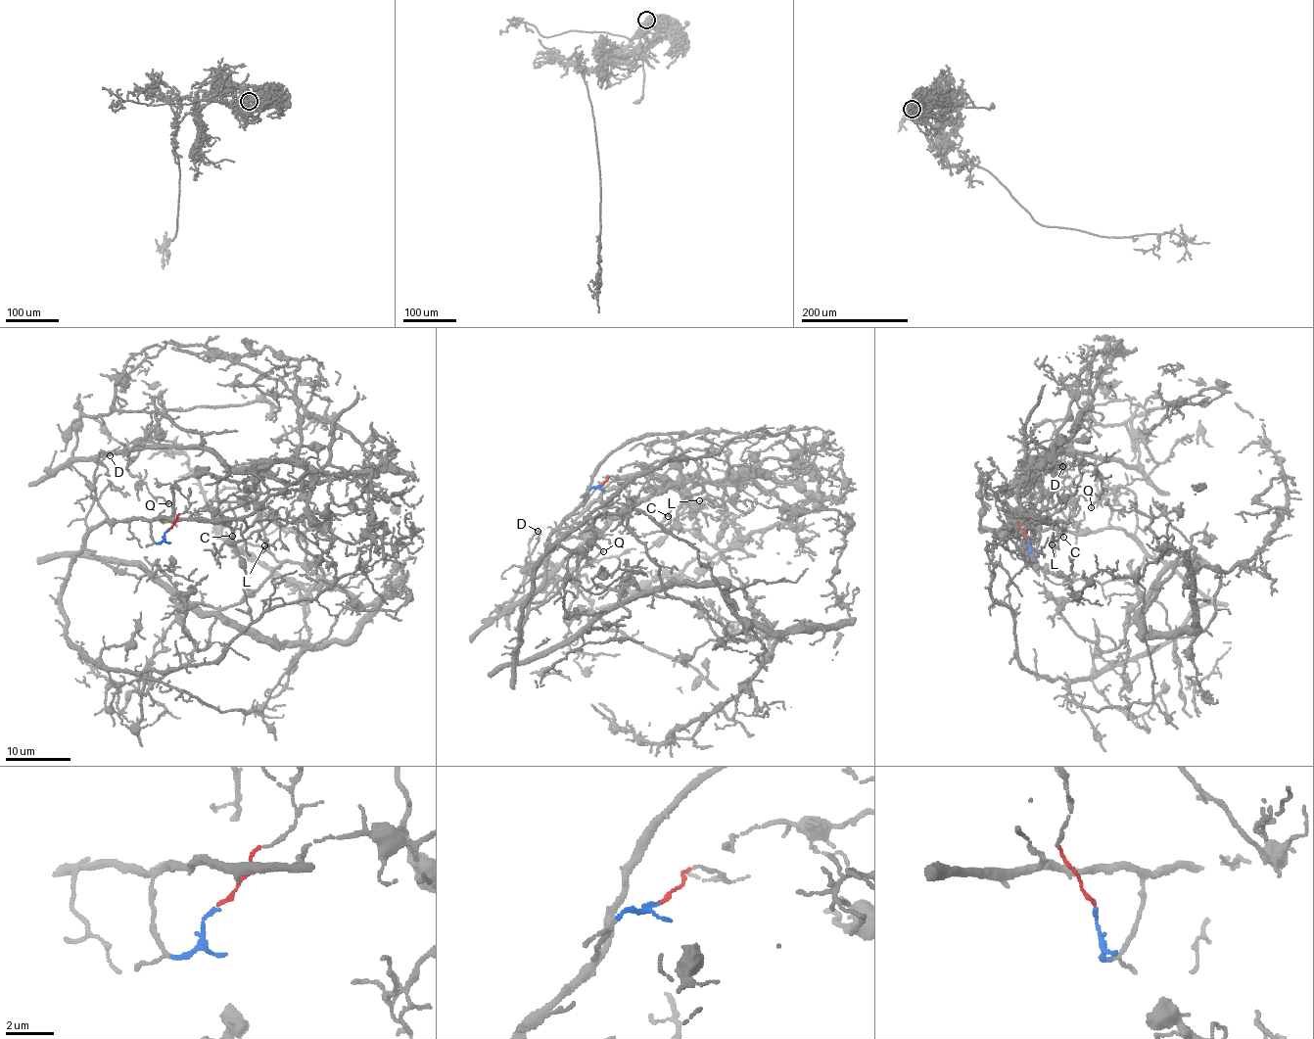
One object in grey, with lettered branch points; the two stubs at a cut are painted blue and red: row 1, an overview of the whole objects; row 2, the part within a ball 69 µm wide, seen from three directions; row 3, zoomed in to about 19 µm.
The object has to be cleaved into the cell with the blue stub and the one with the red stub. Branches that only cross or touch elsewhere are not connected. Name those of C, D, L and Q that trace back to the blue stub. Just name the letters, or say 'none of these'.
D

